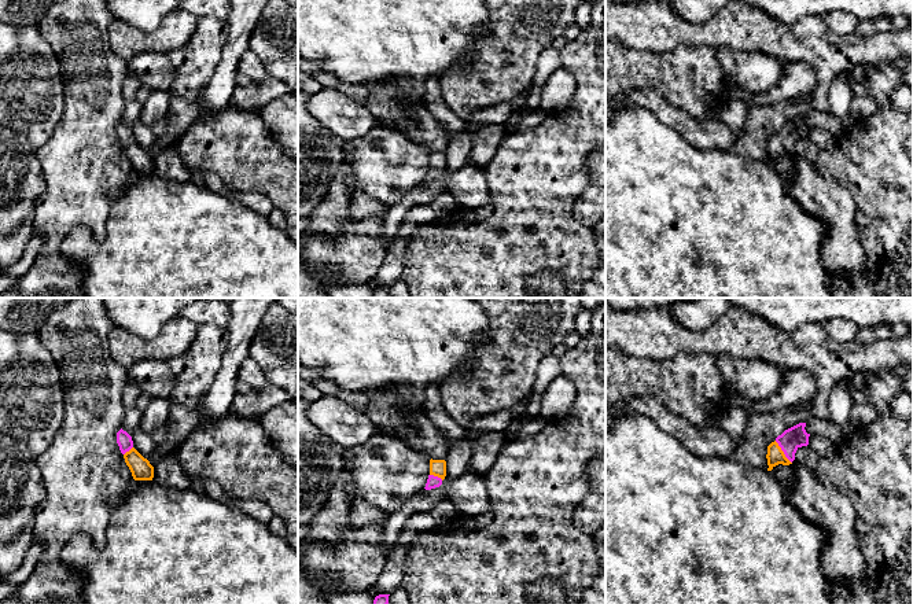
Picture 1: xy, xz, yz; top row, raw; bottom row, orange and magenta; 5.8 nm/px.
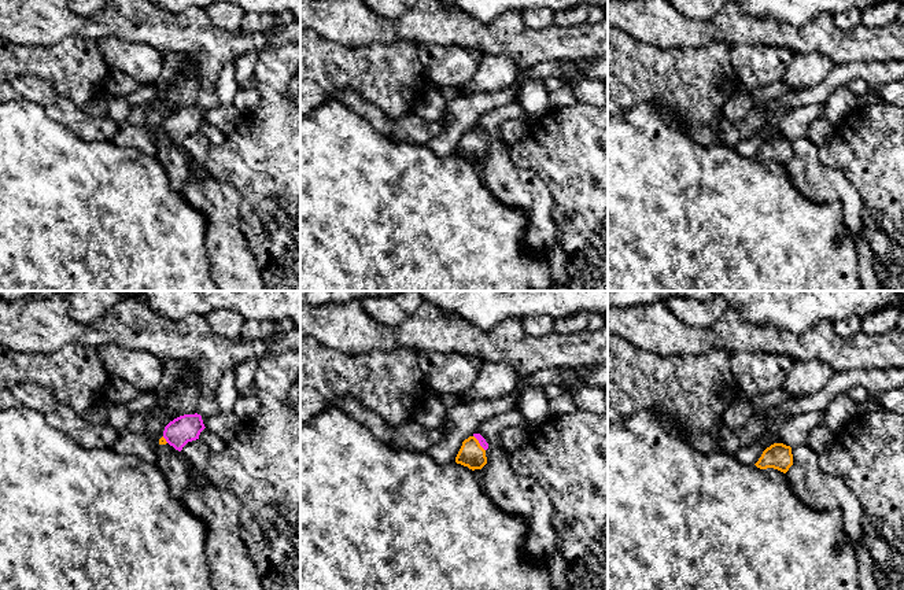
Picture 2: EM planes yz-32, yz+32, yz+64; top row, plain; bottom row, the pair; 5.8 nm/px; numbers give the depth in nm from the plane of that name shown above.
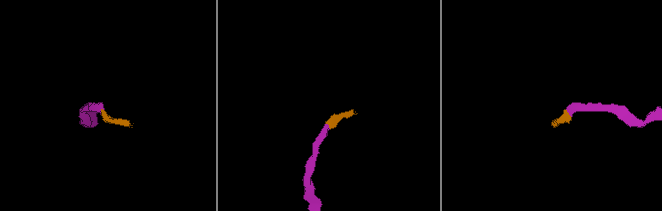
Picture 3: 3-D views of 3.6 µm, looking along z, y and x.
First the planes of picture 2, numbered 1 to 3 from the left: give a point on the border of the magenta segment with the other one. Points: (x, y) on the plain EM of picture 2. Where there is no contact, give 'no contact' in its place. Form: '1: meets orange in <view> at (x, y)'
1: meets orange in yz-32 at (165, 132)
2: meets orange in yz+32 at (479, 136)
3: no contact

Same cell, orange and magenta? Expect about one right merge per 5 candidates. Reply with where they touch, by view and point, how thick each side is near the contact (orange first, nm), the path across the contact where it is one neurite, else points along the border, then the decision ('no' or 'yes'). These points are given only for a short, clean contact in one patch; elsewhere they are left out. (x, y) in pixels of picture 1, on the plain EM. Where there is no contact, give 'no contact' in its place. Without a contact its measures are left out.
meets orange in yz at (783, 144); 100 nm thick on the orange side, 130 nm on the other; runs through yz (775, 148), (783, 144), (795, 129); yes

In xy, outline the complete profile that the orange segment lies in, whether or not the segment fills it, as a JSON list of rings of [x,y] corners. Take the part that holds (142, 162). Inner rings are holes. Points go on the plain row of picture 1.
[[[122,121],[117,125],[117,136],[135,173],[152,173],[154,159],[135,140],[132,129]]]

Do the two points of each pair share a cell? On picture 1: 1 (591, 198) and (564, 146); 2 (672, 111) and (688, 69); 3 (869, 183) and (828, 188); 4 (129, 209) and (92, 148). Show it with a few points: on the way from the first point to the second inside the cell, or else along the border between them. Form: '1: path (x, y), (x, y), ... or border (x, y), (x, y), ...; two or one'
1: border (589, 187), (573, 207), (573, 216), (578, 221); two
2: border (647, 88), (656, 89), (667, 102), (703, 121); two
3: border (814, 168), (849, 191), (857, 212); two
4: border (133, 172), (124, 190), (111, 202), (106, 223); two

